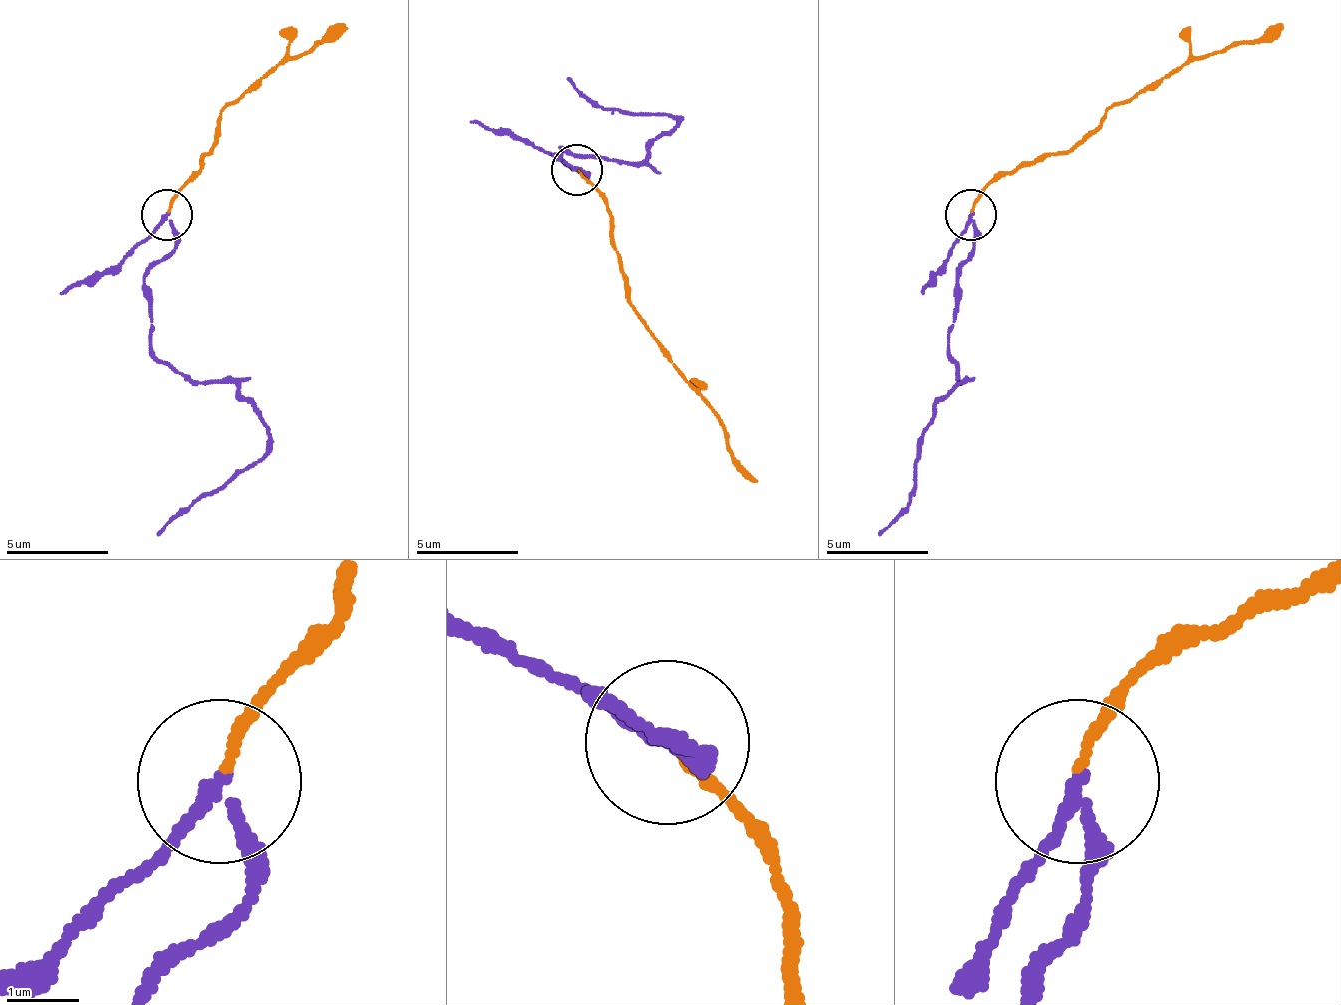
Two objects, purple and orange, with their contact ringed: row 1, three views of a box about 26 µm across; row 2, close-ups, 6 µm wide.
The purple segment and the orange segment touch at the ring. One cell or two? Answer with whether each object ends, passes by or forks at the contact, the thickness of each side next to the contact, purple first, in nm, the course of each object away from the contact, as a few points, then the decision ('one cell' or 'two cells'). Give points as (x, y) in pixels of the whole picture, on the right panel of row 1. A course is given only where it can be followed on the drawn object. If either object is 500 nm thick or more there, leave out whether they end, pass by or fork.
purple passes by | orange ends | 150/120 nm | purple via (970, 216), (975, 246), (960, 277), (949, 348), (965, 384), (934, 409), (914, 460), (909, 506), (878, 537) | orange via (970, 211), (1000, 175), (1072, 150), (1102, 119), (1189, 63), (1280, 27) | two cells

